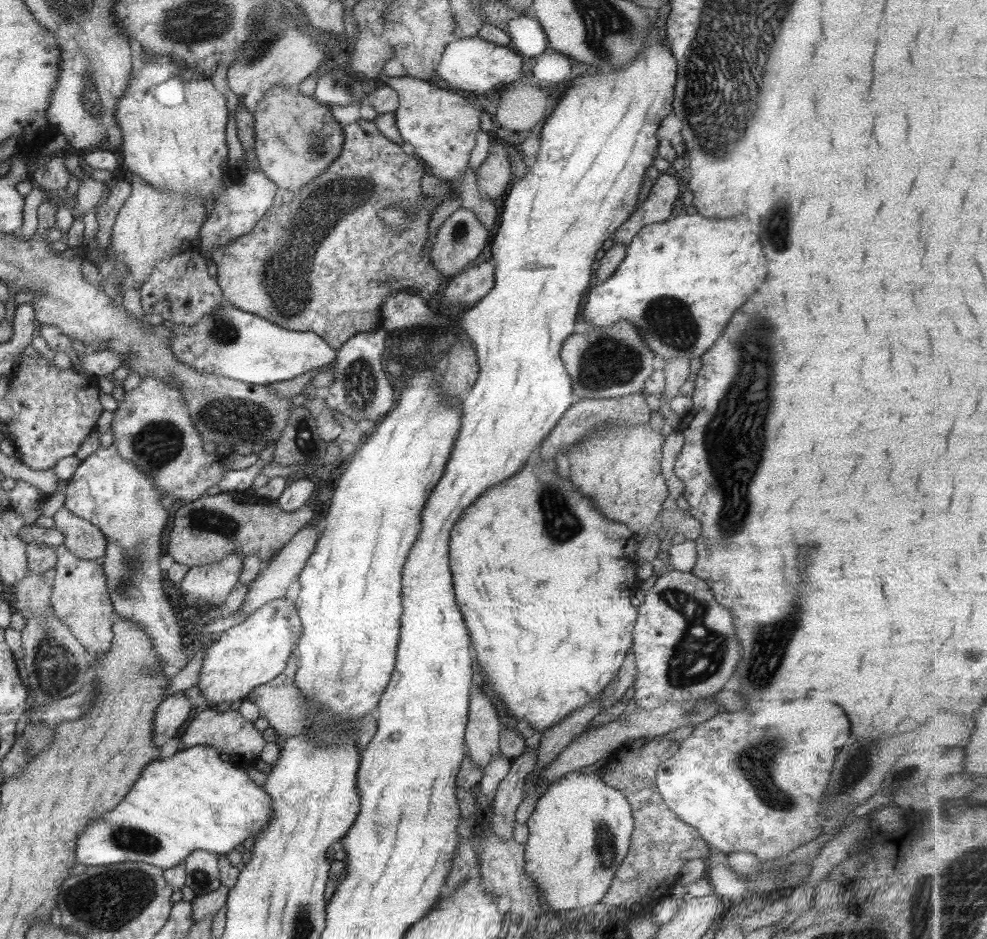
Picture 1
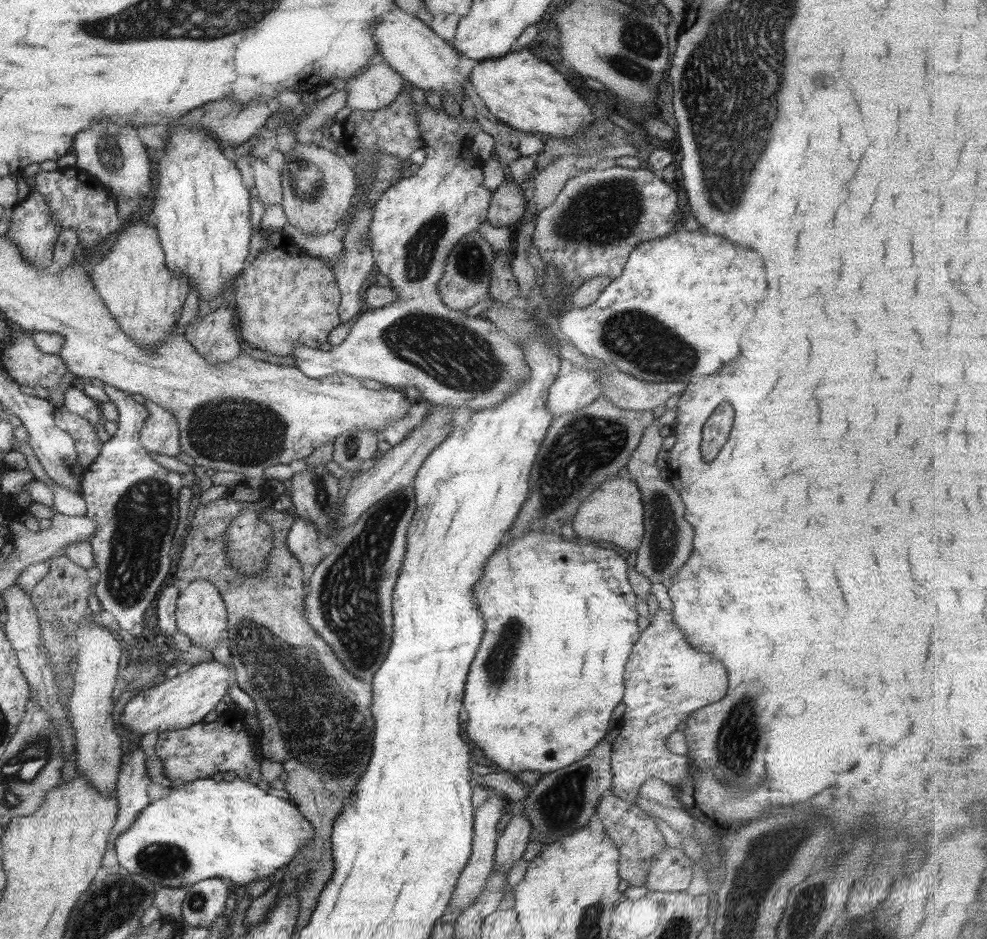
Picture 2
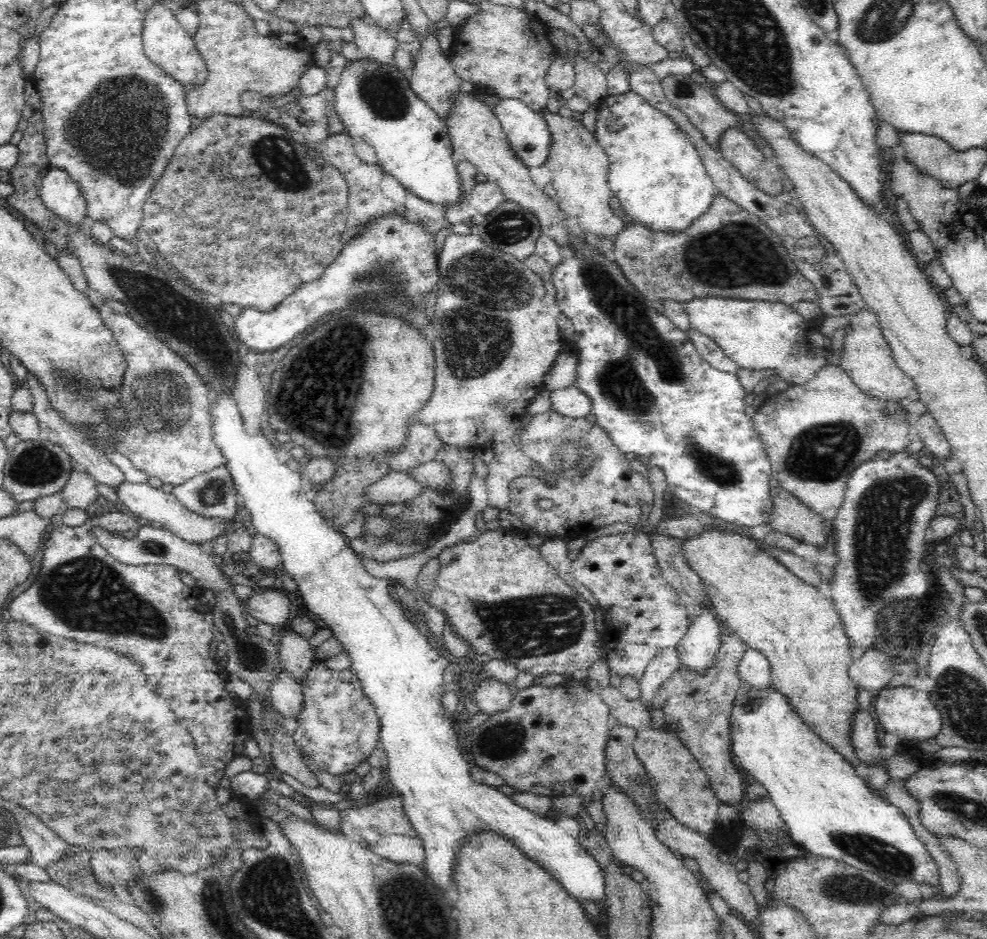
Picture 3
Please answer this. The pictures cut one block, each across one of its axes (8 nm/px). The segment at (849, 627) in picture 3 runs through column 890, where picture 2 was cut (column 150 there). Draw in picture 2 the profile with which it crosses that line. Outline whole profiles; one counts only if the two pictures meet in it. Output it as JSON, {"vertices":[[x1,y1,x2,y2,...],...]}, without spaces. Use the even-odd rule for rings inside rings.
{"vertices":[[103,383,103,392,117,410,117,428,107,442,102,443,99,456,84,469,79,483,80,497,85,501,85,516,95,524,95,530,87,540,92,548,99,578,94,585,94,594,101,610,110,612,127,637,139,637,143,628,145,608,156,598,167,572,169,572,169,547,177,524,177,491,184,485,178,472,170,471,155,463,141,446,140,430,148,412,143,404,131,399,127,393]]}

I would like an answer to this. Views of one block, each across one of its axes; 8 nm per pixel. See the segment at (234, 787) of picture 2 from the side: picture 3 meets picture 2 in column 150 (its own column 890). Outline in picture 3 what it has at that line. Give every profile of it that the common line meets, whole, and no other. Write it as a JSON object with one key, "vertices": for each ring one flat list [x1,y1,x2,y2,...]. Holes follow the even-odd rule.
{"vertices":[[773,686,745,689,735,696,730,730,734,761,743,773,754,776,768,790,782,819,786,820,794,844,816,856,834,857,851,867,878,873,896,886,907,880,930,886,939,882,938,867,924,844,914,835,903,810,878,796,865,779,856,776,854,766,810,729]]}

